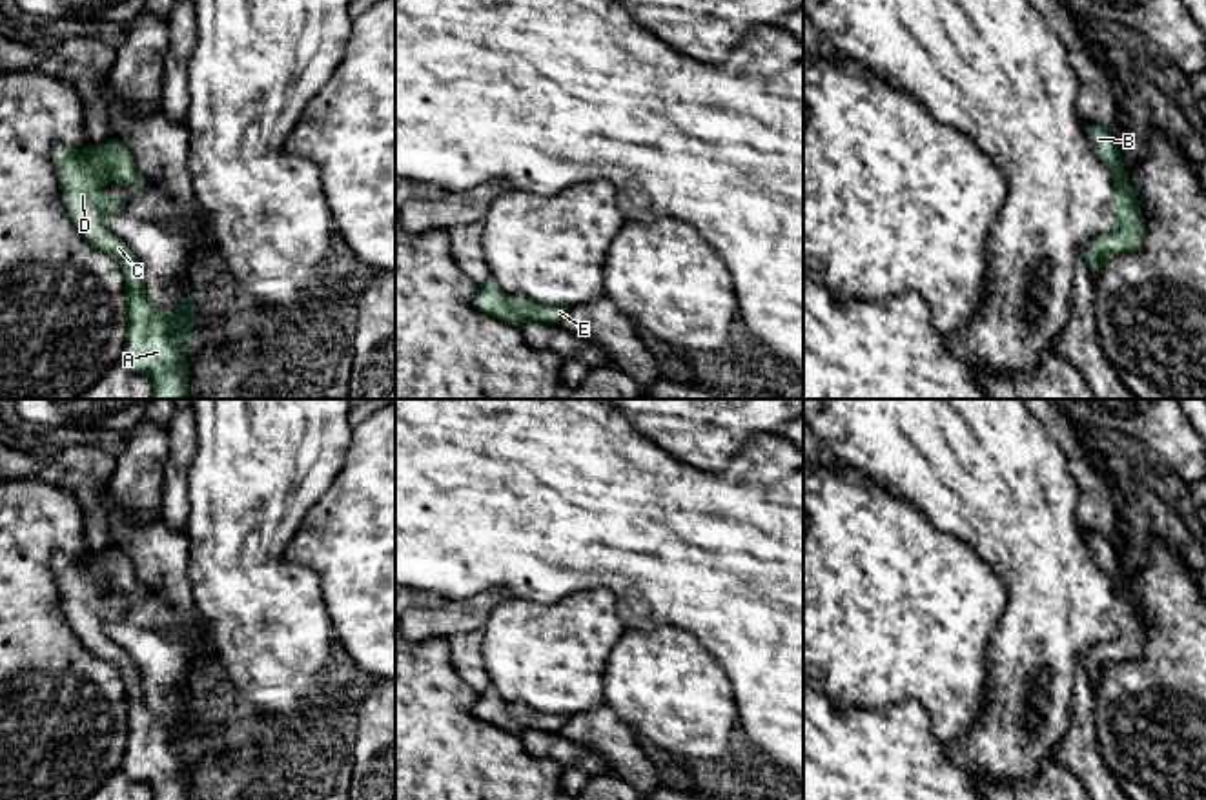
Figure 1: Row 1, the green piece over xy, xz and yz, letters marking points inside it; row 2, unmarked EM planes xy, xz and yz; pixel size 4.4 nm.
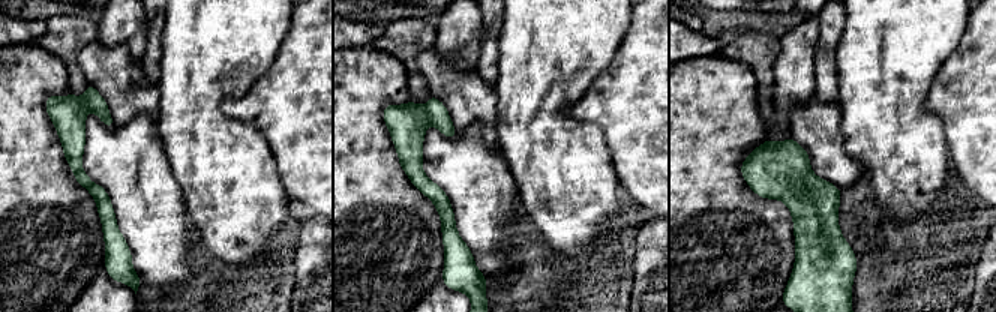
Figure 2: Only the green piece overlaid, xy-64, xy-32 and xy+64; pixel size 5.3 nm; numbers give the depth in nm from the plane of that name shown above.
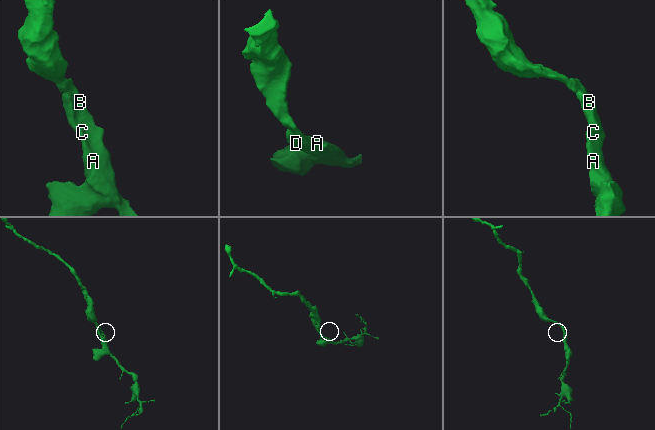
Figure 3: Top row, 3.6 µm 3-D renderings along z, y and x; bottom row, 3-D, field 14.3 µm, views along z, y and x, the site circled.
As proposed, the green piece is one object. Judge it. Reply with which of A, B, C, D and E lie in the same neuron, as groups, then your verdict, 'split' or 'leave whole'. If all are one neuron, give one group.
groups A B C D E; leave whole

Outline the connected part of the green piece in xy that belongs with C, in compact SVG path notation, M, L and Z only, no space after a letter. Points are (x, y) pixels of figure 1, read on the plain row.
M117 543L100 556L87 552L82 559L55 552L53 572L67 627L98 660L115 665L122 676L128 727L122 771L129 780L149 785L153 800L188 800L184 744L197 734L195 700L184 705L173 722L157 716L144 702L138 667L104 632L107 621L124 614L124 605L109 607L104 601L111 581L117 592L133 601L148 590L137 579L131 559Z

